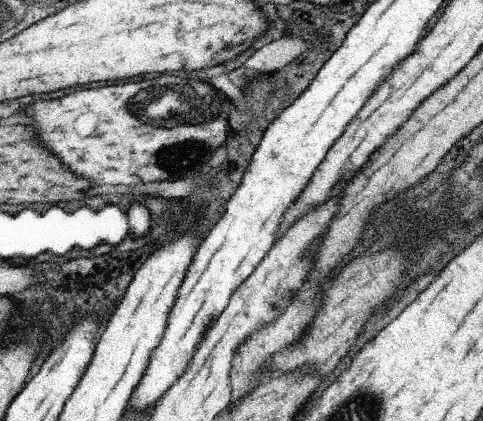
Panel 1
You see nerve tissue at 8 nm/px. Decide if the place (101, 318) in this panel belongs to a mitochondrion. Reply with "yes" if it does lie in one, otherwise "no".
no

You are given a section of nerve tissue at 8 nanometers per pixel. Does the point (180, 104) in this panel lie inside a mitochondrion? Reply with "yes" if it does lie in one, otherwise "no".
yes

